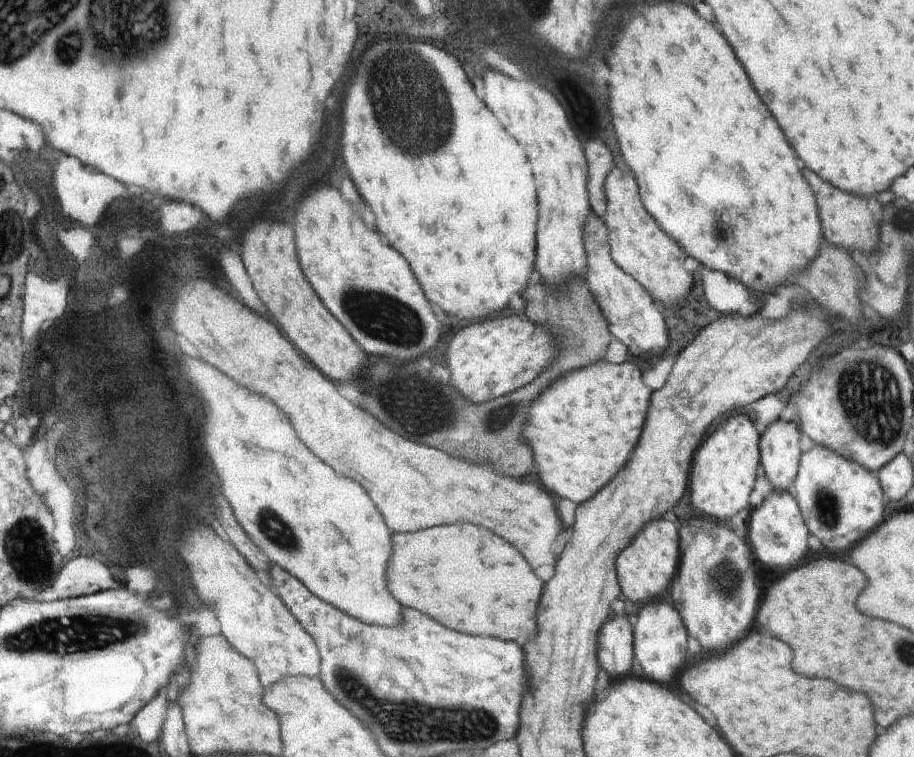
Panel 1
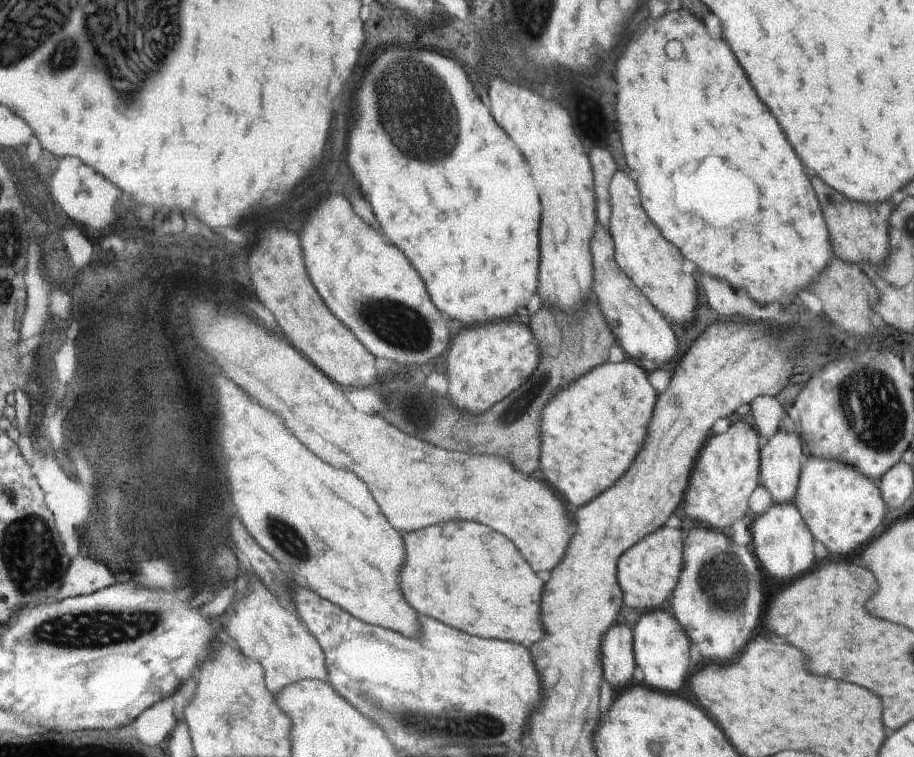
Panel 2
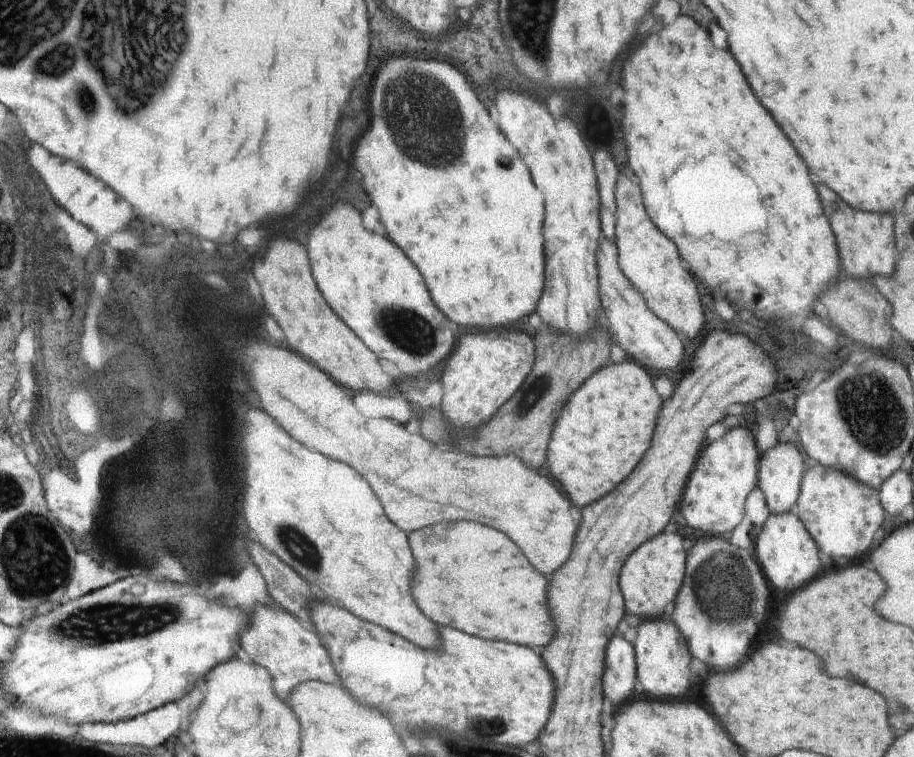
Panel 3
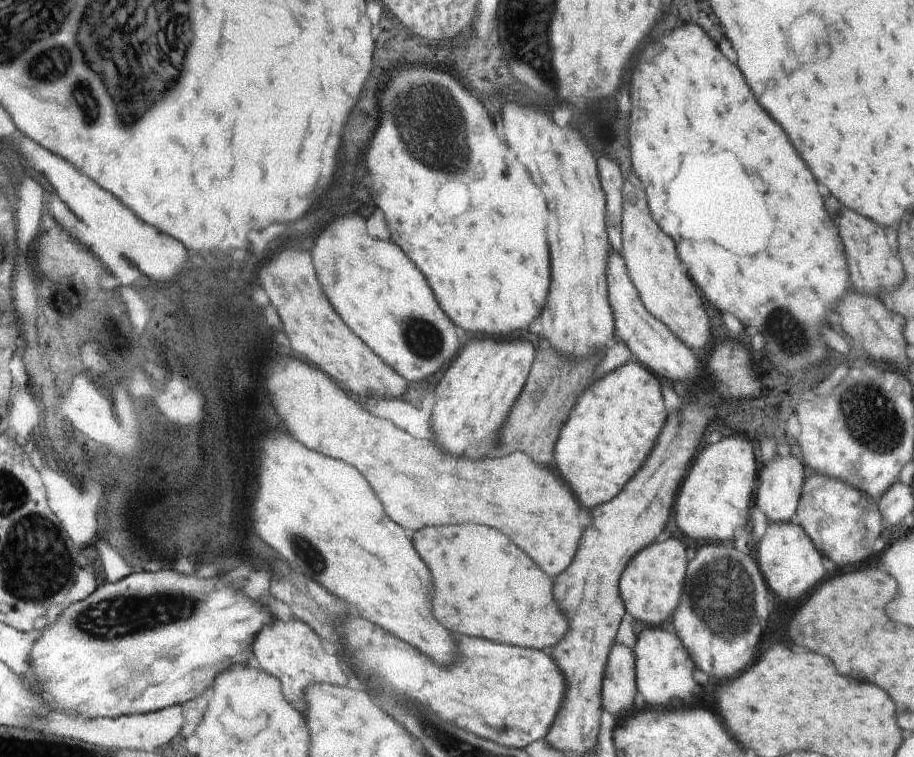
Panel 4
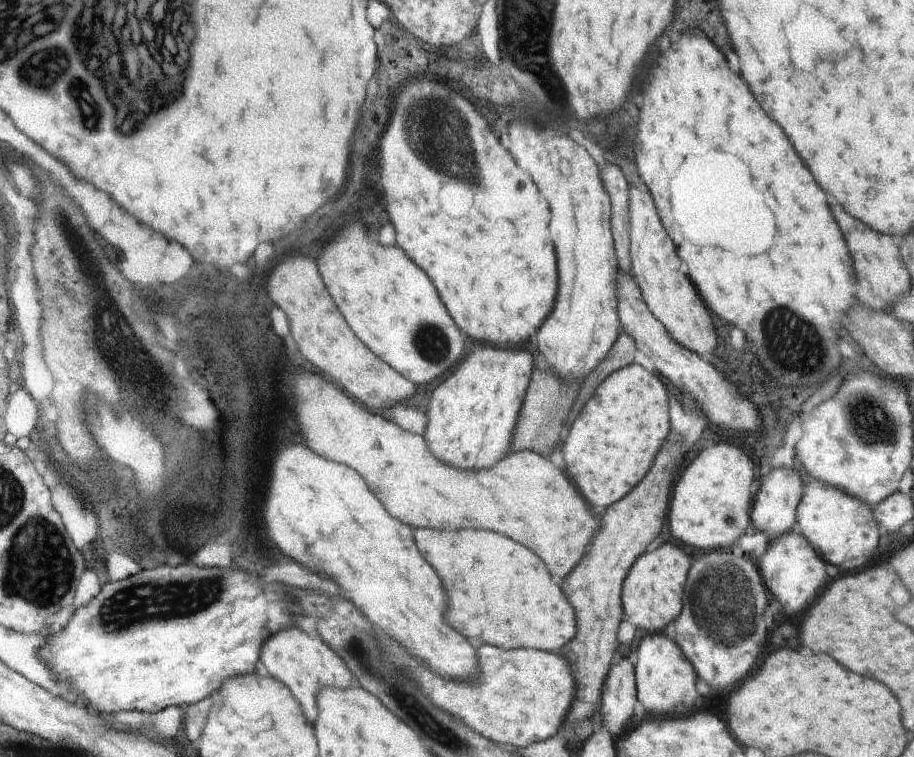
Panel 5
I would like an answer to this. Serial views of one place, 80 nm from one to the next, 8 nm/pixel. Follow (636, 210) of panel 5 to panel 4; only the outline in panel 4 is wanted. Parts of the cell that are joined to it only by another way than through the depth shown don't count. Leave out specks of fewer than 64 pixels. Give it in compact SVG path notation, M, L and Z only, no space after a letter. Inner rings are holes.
M627 180L622 188L622 194L624 199L621 254L643 305L680 339L688 343L688 346L696 350L706 348L710 340L710 320L702 306L696 286L692 284L692 280L682 268L682 262L678 260L679 254L676 254L678 244L652 218L647 194L644 194L642 186L636 186Z

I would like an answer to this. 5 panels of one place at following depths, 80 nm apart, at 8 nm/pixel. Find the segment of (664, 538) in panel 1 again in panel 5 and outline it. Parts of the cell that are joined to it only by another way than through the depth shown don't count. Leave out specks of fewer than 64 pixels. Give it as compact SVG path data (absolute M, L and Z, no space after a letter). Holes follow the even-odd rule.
M662 543L636 560L628 571L622 594L626 617L636 629L643 628L648 634L660 633L681 613L684 585L693 562L693 557L671 543Z

